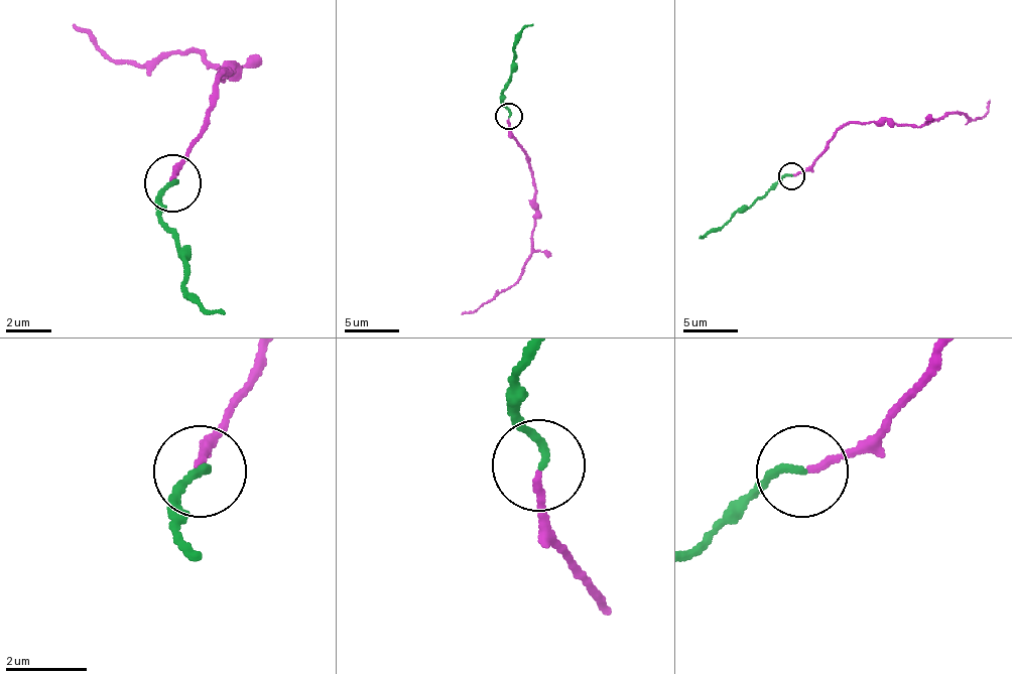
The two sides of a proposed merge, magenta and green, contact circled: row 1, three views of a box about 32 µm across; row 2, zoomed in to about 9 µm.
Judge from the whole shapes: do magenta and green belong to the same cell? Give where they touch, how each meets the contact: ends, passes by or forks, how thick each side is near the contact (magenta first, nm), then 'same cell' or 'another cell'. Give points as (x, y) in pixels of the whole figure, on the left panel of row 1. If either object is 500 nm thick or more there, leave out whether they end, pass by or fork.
place (172, 183); magenta ends; green ends; calibres 160 and 190 nm; same cell

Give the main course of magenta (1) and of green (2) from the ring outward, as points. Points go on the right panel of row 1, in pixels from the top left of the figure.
1: (793, 176), (806, 168), (851, 122), (896, 122), (921, 127), (954, 114), (978, 119), (989, 101)
2: (790, 176), (777, 181), (750, 207), (742, 207), (723, 225), (712, 228), (699, 239)

